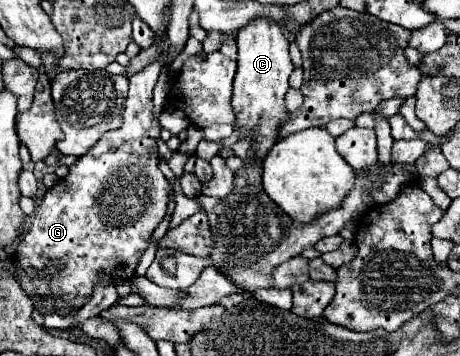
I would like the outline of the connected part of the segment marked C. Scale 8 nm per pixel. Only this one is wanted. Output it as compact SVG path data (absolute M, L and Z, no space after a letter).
M270 17L252 19L252 23L236 31L234 37L238 43L238 71L234 77L232 107L236 111L236 123L244 125L244 131L240 133L240 141L232 147L232 151L244 161L244 167L234 177L234 193L228 199L222 199L226 213L218 215L220 223L218 231L212 235L214 249L210 257L214 259L214 267L236 281L242 291L254 291L272 287L270 271L276 265L300 255L300 251L312 247L324 237L338 235L348 221L360 219L360 215L374 205L372 189L384 183L386 165L376 163L358 173L354 187L348 191L340 207L318 215L314 221L298 223L288 217L262 189L262 159L278 139L276 131L280 121L288 117L284 95L288 91L288 77L294 71L288 55L288 39L284 35L284 29Z

